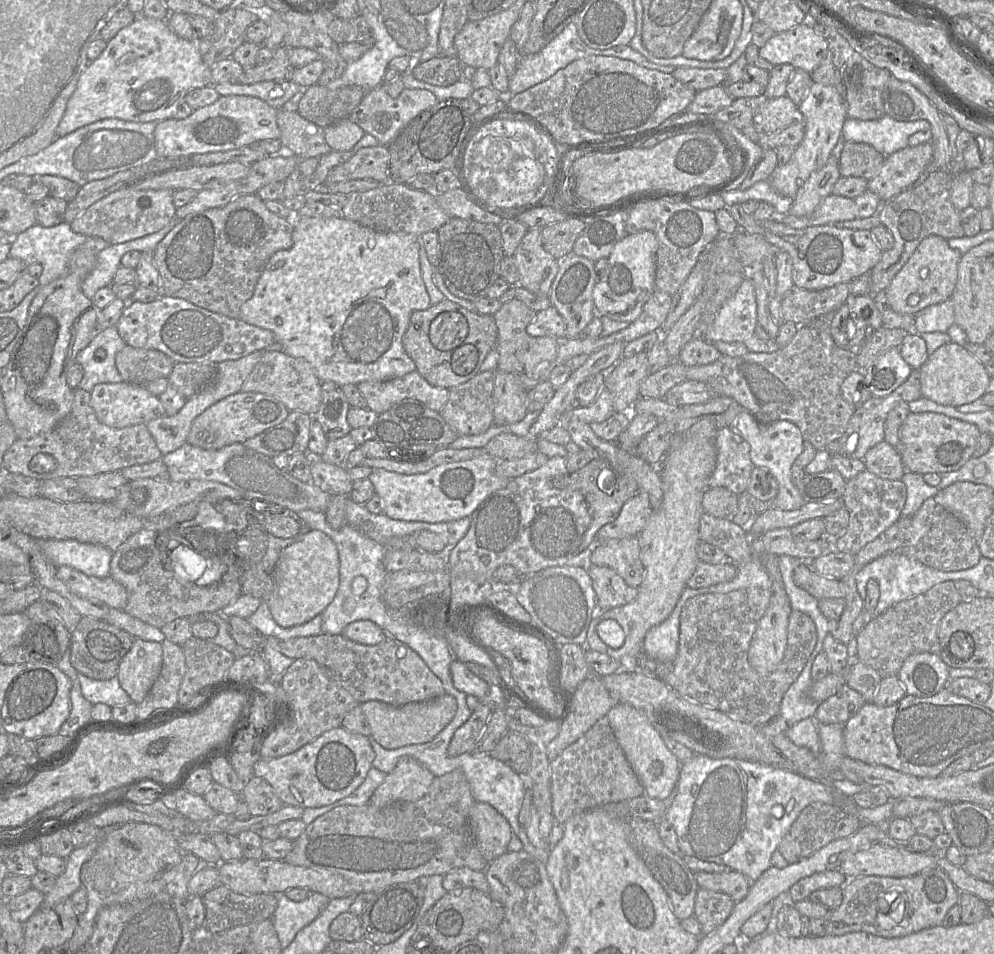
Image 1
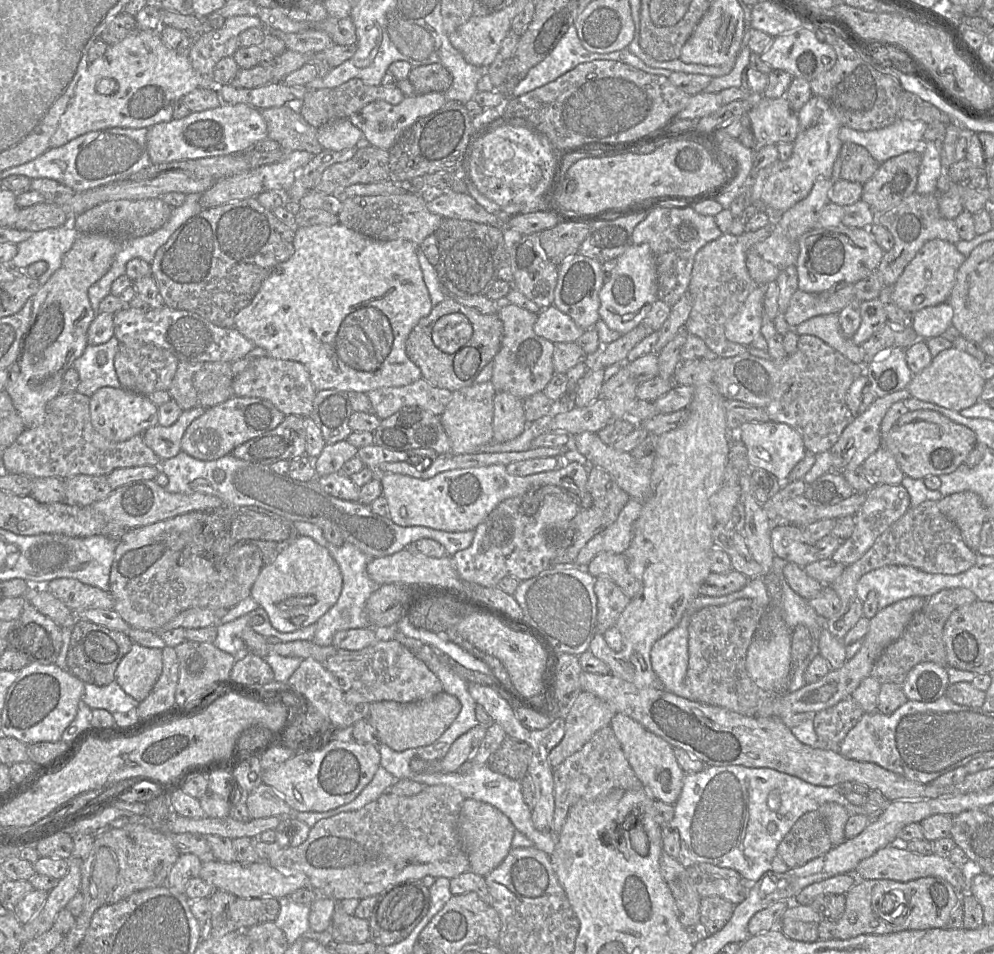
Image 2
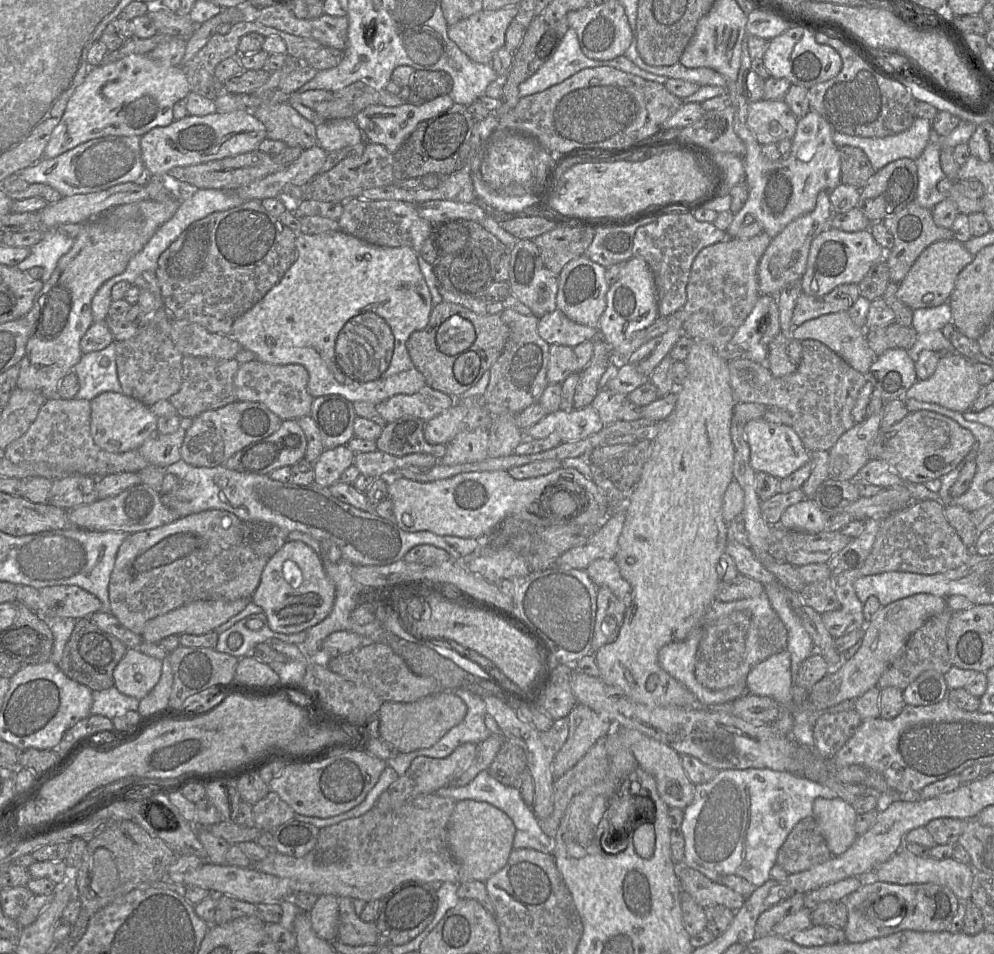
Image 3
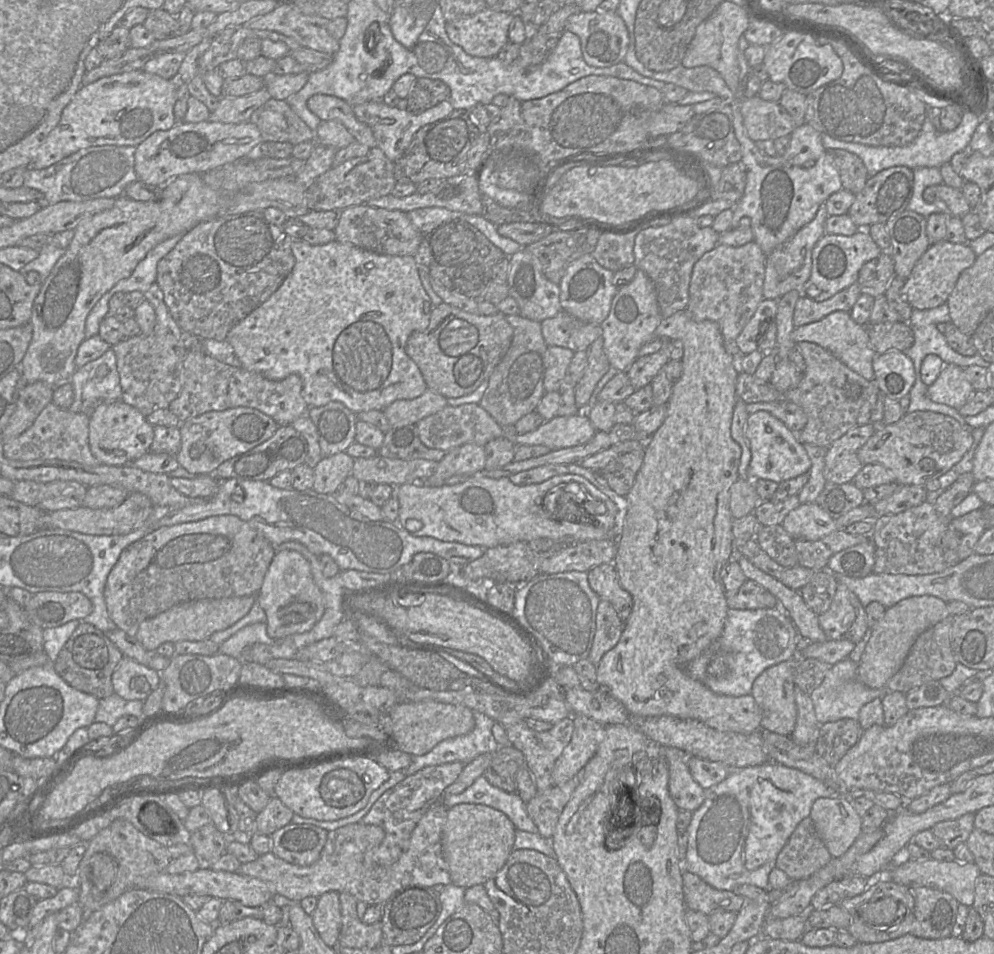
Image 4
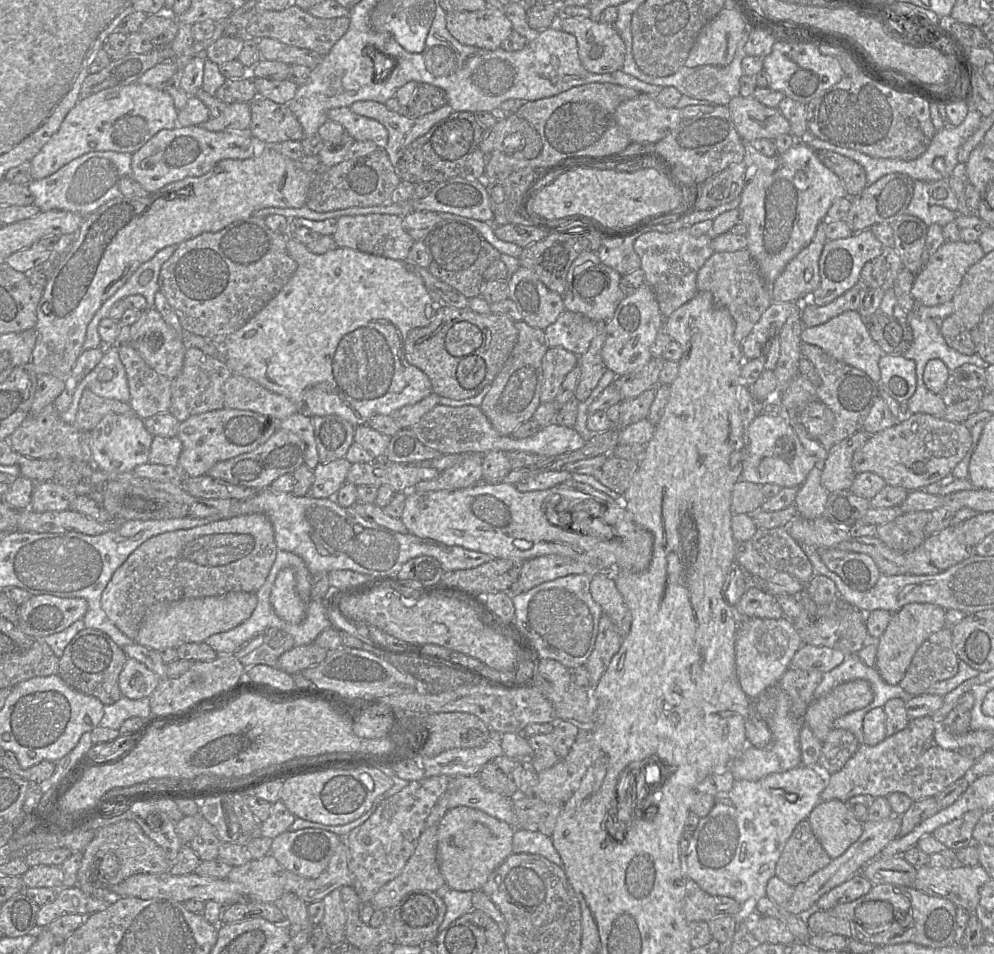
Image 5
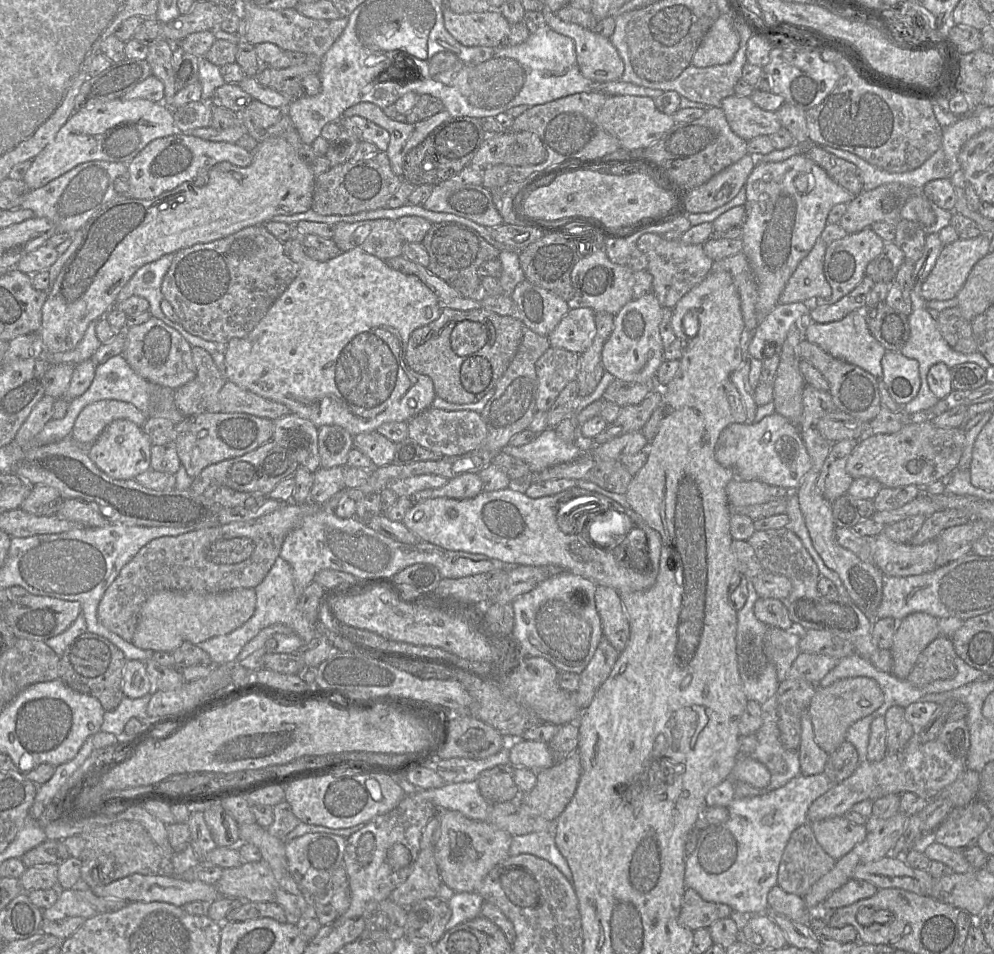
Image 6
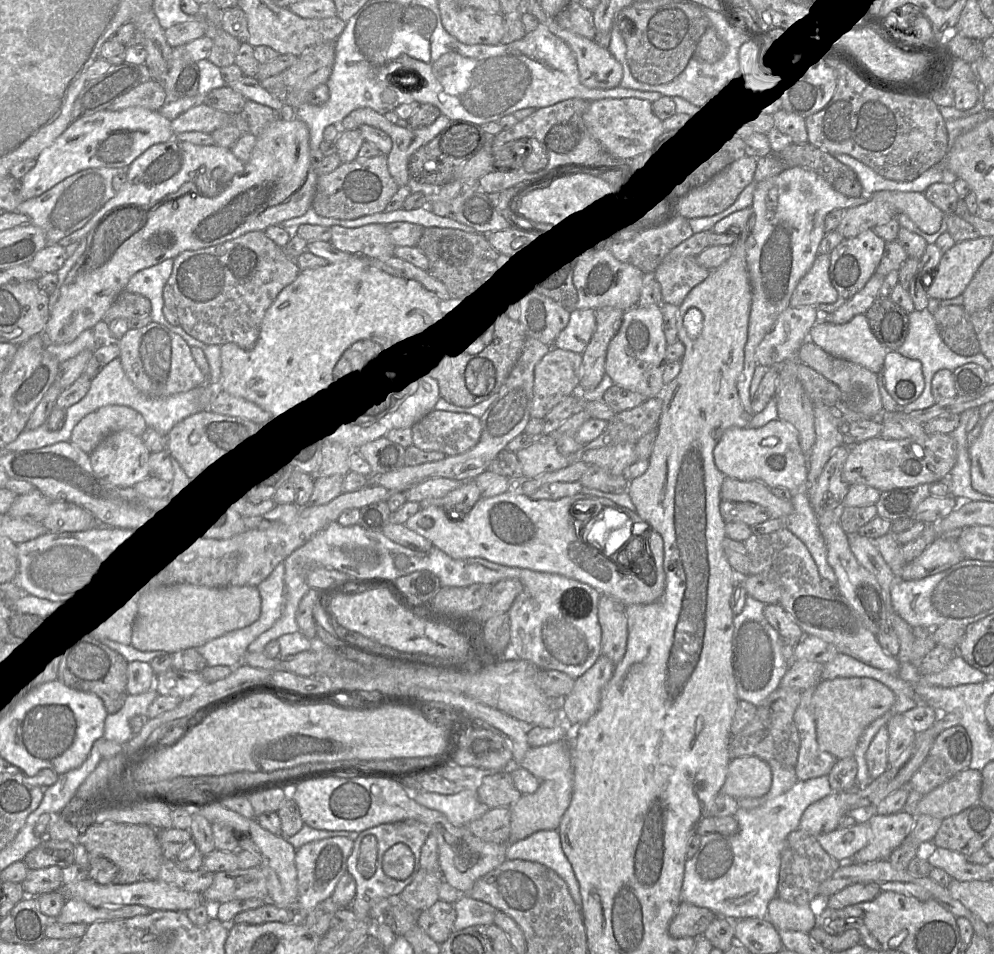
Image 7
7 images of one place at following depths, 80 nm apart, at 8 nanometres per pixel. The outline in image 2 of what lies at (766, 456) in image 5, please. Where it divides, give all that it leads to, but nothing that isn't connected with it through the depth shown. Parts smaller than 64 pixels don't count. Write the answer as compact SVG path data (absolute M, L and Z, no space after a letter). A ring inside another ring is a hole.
M748 422L740 426L737 438L747 448L748 462L752 468L764 469L779 480L783 485L788 483L788 477L795 465L803 459L806 453L801 436L789 425L778 422Z

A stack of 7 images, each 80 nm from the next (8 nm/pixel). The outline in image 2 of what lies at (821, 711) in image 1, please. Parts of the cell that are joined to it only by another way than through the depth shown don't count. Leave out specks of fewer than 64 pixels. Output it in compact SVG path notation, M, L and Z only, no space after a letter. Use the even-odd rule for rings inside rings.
M850 696L836 705L814 715L814 729L818 737L817 747L836 750L864 714L862 707Z

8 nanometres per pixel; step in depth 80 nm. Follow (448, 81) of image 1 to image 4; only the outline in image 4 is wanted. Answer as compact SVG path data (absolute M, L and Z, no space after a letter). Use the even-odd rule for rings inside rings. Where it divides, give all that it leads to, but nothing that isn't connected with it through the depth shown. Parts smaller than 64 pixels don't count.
M417 78L408 97L408 111L420 114L450 99L450 88L441 80L432 78Z

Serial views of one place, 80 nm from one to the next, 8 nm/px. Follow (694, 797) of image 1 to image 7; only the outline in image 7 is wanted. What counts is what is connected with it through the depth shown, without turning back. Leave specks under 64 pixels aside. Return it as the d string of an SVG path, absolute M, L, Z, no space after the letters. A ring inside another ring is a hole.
M828 776L797 781L787 792L759 807L738 808L734 817L739 830L735 835L723 836L713 832L701 836L696 853L685 861L680 894L681 902L707 908L717 917L740 920L767 918L768 904L777 896L780 853L784 840L799 828L800 820L811 804L832 793Z

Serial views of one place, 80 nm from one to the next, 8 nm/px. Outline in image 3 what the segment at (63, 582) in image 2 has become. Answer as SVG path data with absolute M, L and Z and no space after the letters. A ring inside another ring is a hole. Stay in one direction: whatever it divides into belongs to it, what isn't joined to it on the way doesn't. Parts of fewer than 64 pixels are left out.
M75 585L47 586L39 589L37 615L47 623L62 618L89 618L101 610L100 600Z

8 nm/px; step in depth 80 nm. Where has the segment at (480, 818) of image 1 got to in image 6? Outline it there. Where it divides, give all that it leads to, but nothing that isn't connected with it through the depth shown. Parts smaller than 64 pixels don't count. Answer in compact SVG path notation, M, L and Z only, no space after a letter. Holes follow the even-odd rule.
M438 809L438 812L440 835L434 853L441 880L455 893L476 892L484 877L509 856L513 836L485 821L469 819L458 811Z

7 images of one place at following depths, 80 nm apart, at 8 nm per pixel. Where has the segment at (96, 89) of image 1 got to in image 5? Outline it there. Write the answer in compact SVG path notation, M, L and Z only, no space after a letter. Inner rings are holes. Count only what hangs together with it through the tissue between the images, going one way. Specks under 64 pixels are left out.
M138 82L108 88L79 99L59 130L30 161L31 180L48 177L73 159L89 152L133 154L160 130L179 127L177 113L168 92Z

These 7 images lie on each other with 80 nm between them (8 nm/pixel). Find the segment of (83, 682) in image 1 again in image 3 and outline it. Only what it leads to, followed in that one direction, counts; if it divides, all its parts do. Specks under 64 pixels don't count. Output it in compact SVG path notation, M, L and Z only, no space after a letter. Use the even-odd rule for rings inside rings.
M115 686L101 691L92 691L91 714L109 719L123 716L128 711L138 711L139 700L122 694Z

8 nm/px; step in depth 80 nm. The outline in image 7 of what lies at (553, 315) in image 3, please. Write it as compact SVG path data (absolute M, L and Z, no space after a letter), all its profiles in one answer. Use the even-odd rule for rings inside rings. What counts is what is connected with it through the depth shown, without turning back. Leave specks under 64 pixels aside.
M573 310L567 326L559 333L553 346L582 354L596 329L595 310Z

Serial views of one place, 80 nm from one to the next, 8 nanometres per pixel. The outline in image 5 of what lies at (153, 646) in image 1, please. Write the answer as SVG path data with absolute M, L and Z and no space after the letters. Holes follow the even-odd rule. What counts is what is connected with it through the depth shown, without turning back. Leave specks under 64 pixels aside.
M127 658L119 675L118 684L123 696L138 700L149 698L161 678L134 658Z

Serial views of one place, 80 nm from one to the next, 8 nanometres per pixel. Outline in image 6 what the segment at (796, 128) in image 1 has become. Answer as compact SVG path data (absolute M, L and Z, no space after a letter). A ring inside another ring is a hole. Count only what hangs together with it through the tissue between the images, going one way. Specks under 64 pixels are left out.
M728 96L720 108L732 131L745 141L761 135L771 136L782 128L776 112L761 109L747 96Z

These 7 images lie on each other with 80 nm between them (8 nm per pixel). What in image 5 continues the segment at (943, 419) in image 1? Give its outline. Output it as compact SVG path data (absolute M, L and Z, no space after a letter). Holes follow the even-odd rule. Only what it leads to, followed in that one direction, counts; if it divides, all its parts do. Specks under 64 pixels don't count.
M926 413L905 415L894 426L869 435L866 443L854 452L851 466L855 474L873 472L879 475L886 485L920 490L950 475L971 444L971 431L964 423Z

